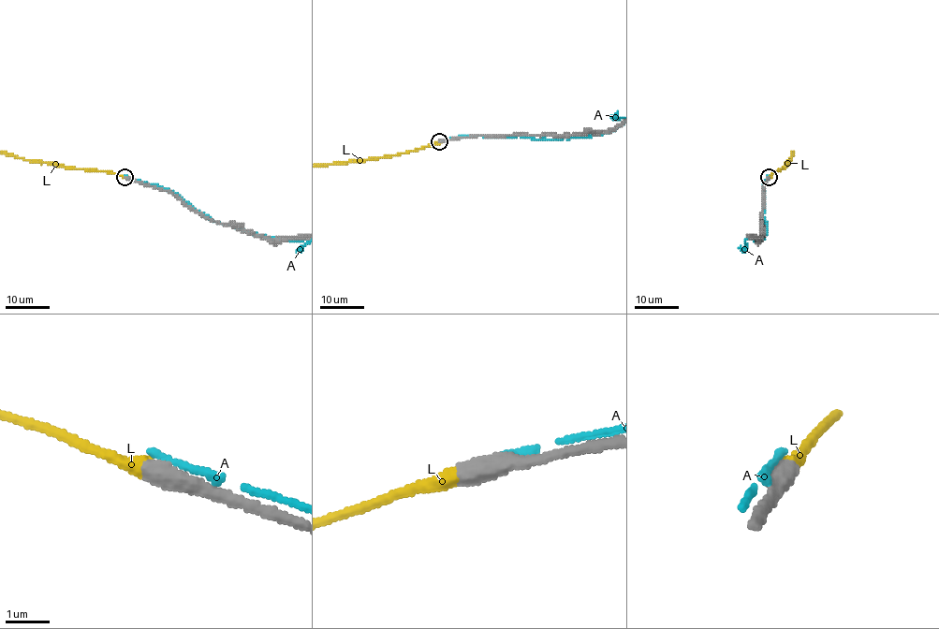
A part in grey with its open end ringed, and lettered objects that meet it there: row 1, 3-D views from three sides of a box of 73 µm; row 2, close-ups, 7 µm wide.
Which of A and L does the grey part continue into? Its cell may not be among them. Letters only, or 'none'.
L

